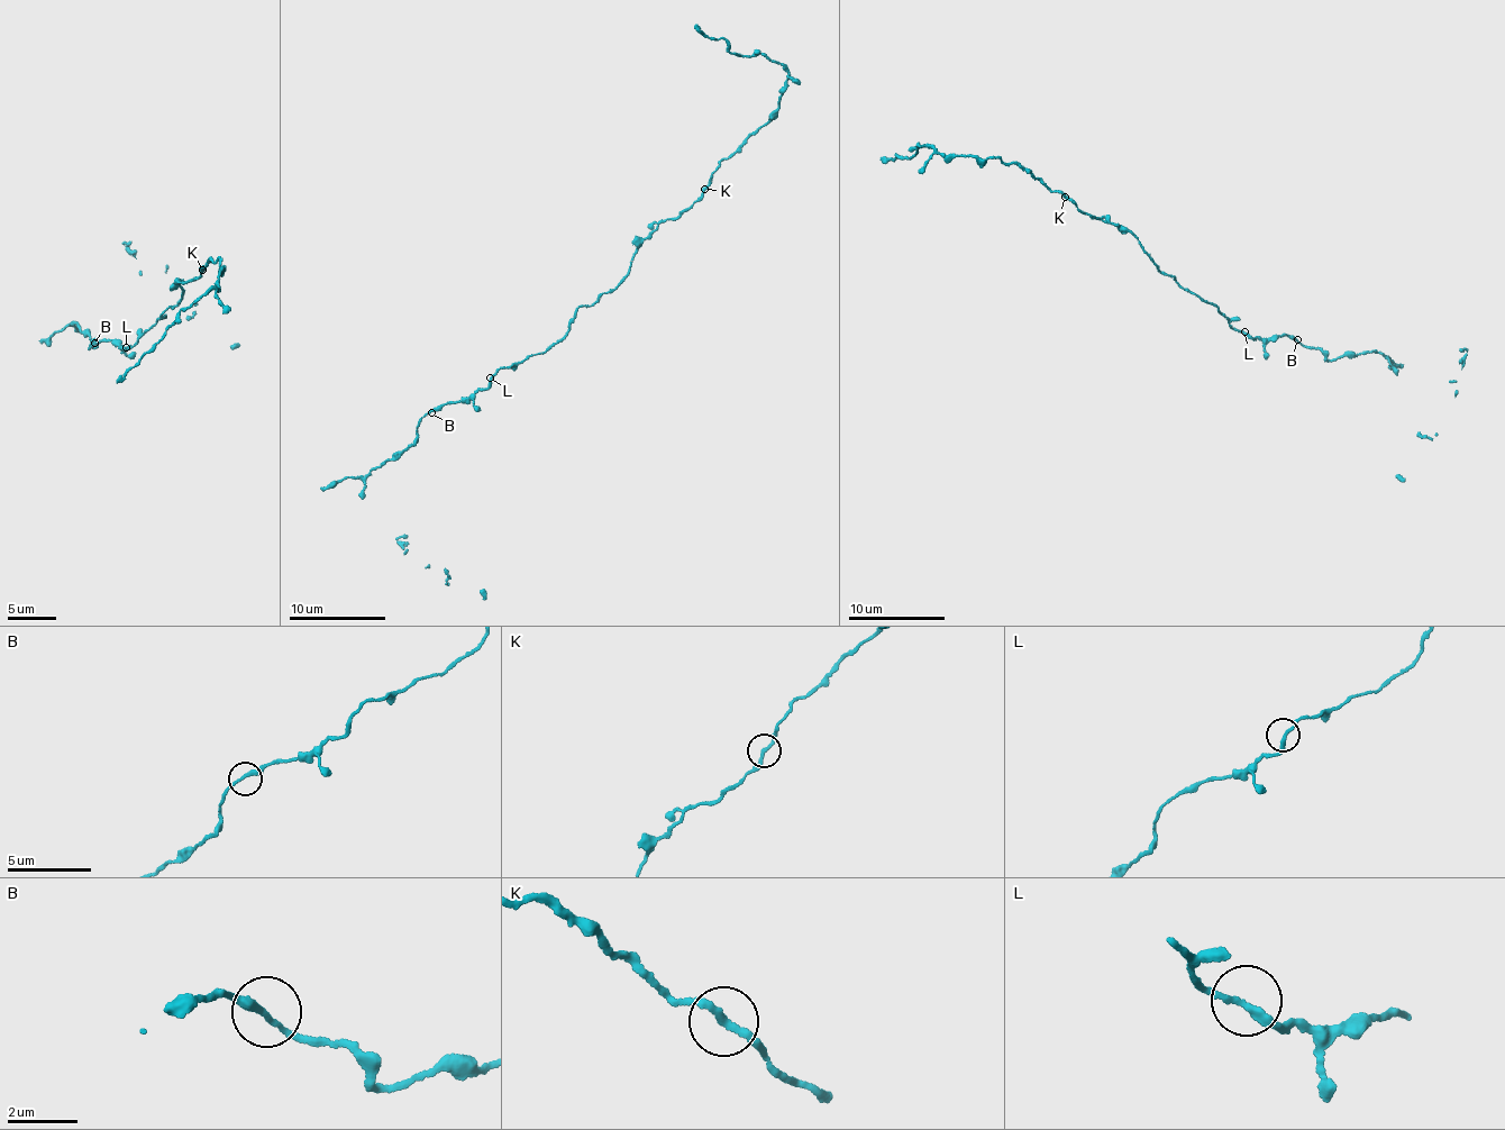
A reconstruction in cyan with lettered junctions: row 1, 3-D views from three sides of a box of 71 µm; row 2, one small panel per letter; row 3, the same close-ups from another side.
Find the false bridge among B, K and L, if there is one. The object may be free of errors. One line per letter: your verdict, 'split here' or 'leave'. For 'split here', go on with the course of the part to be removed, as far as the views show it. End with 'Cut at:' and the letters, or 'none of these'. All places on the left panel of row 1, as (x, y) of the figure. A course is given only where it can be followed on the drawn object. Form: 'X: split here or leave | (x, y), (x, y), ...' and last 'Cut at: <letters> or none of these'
B: leave
K: split here | (202, 270), (200, 266), (218, 258), (221, 267), (213, 290), (180, 313), (117, 383)
L: leave
Cut at: K

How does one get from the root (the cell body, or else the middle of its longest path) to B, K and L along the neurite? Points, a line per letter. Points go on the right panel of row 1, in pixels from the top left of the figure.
B: (1178, 284), (1218, 308), (1231, 328), (1253, 338), (1283, 333), (1297, 339)
K: (1178, 284), (1175, 278), (1159, 271), (1132, 234), (1078, 209), (1076, 202), (1064, 197)
L: (1178, 284), (1218, 308), (1231, 328), (1244, 331)

